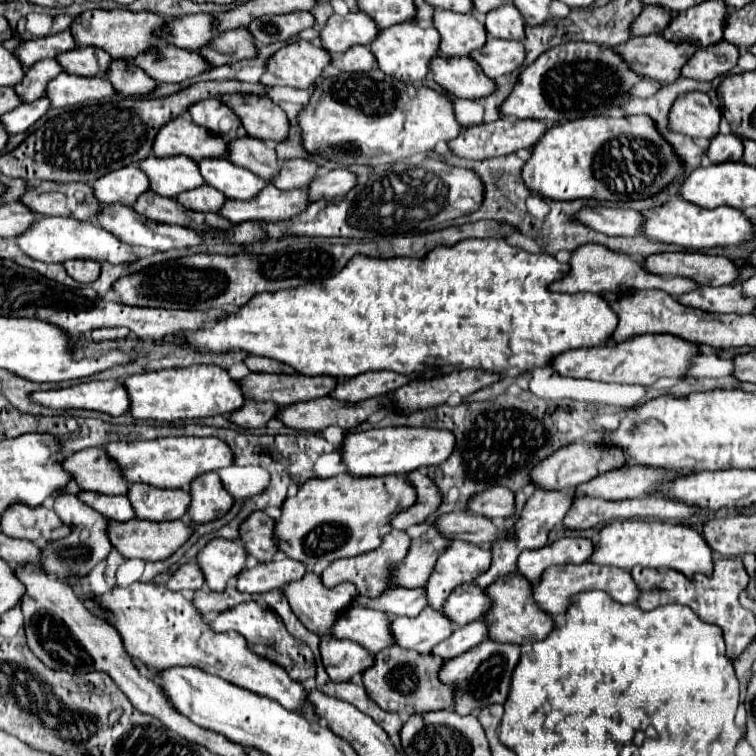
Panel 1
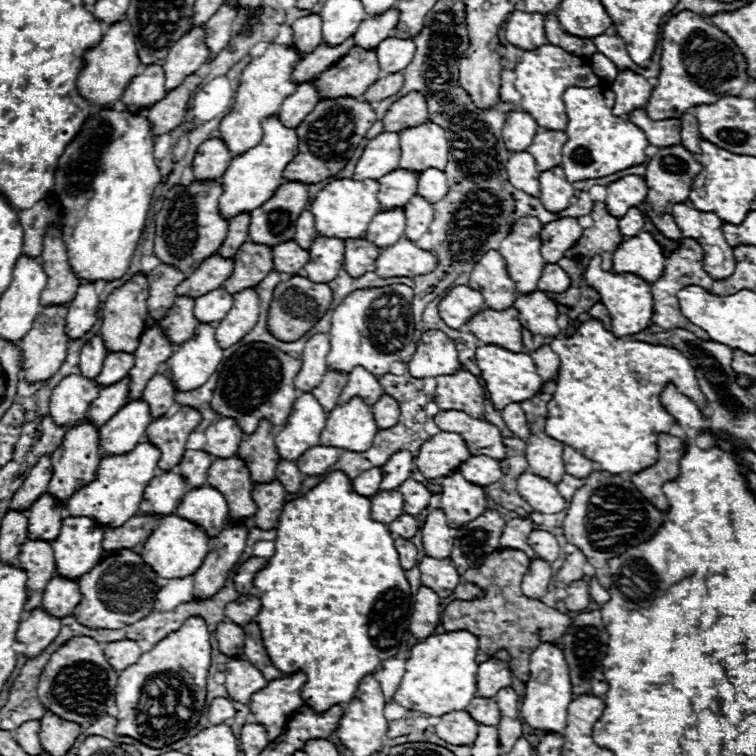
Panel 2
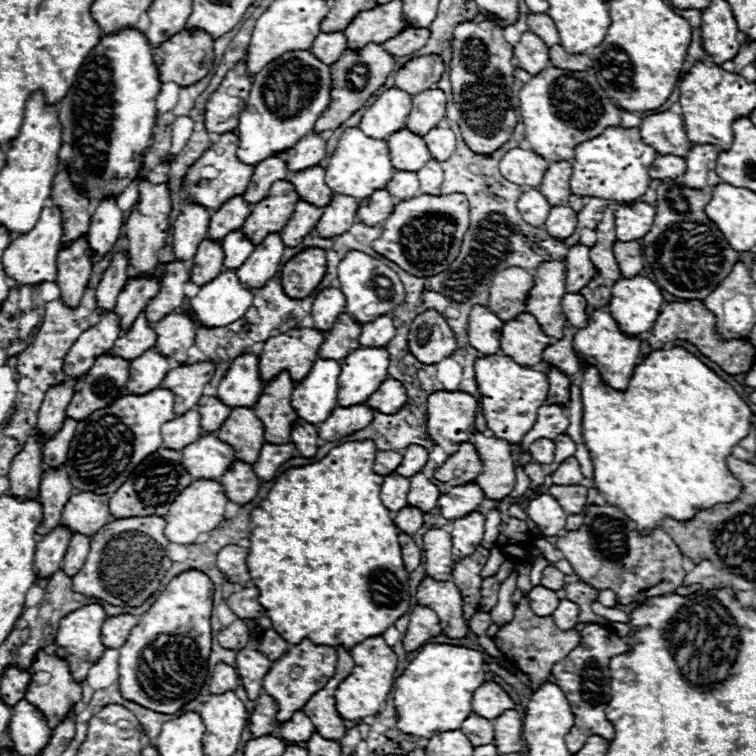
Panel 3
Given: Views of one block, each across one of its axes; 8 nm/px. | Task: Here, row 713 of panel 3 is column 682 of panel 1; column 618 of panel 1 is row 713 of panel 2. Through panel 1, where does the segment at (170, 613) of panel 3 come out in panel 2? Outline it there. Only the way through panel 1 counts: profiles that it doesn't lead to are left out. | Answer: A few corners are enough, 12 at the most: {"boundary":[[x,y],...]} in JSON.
{"boundary":[[200,616],[124,668],[120,736],[154,748],[200,720],[210,634]]}

